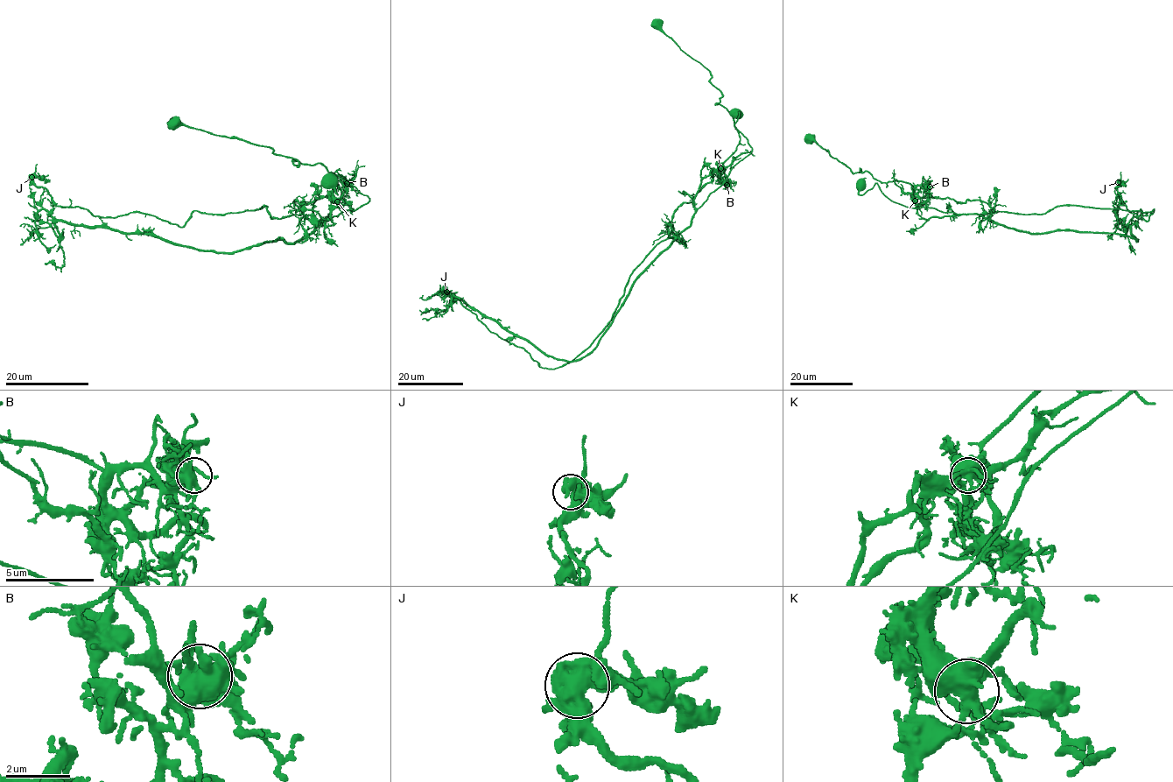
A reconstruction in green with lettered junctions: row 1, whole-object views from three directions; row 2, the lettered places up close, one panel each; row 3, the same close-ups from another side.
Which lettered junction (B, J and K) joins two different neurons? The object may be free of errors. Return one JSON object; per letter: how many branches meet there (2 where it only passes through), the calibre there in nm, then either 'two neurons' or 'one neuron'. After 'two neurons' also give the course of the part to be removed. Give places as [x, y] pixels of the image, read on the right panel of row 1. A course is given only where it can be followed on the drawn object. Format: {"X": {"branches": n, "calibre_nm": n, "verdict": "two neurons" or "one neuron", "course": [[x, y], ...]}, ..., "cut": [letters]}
{"B": {"branches": 6, "calibre_nm": 440, "verdict": "one neuron"}, "J": {"branches": 6, "calibre_nm": 550, "verdict": "one neuron"}, "K": {"branches": 7, "calibre_nm": 480, "verdict": "two neurons", "course": [[915, 200], [981, 200], [1026, 214], [1155, 209], [1148, 221], [1120, 205], [1125, 185]]}, "cut": ["K"]}

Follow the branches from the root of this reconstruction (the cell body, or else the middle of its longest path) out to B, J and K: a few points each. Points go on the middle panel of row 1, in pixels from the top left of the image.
B: (736, 111), (739, 117), (734, 126), (752, 150), (732, 169), (725, 183), (720, 182), (724, 180), (726, 185)
J: (736, 111), (734, 126), (751, 151), (689, 226), (637, 266), (611, 320), (575, 358), (542, 368), (446, 292)
K: (736, 111), (739, 117), (734, 126), (752, 150), (732, 169), (725, 183), (717, 172), (720, 169)

